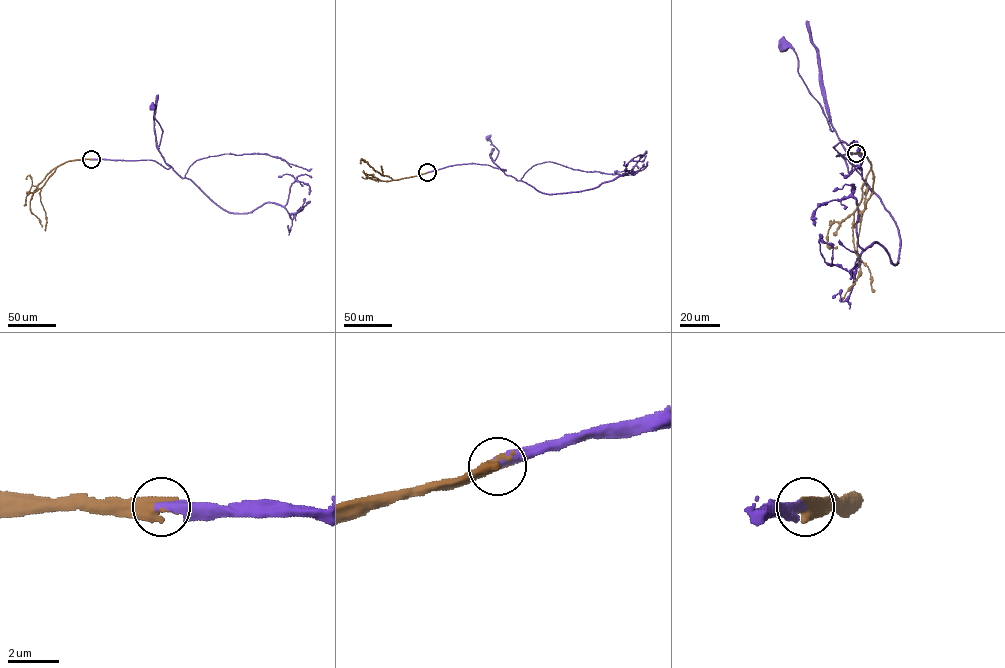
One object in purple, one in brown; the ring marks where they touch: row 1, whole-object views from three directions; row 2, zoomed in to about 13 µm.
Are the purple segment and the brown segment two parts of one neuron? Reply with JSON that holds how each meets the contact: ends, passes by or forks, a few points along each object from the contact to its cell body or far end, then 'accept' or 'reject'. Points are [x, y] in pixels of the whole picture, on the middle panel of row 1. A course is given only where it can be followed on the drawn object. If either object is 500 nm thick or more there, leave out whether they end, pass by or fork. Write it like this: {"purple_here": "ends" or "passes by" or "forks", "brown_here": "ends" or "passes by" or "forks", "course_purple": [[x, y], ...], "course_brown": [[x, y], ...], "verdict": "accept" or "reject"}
{"course_purple": [[427, 172], [475, 163], [506, 170], [493, 161], [498, 150], [488, 138]], "course_brown": [[427, 172], [382, 181], [366, 173], [378, 181]], "verdict": "accept"}

